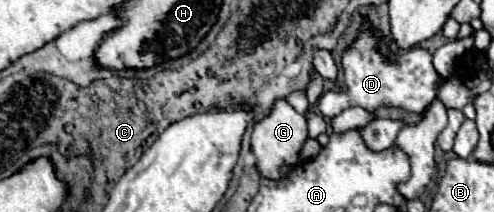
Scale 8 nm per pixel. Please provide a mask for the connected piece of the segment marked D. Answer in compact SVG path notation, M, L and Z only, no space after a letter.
M366 17L366 23L362 25L358 37L342 53L342 69L344 69L342 89L326 91L318 99L318 109L324 117L334 117L348 107L362 107L370 113L378 111L380 107L398 107L408 113L422 115L426 107L436 99L440 87L444 85L444 79L436 73L432 65L432 53L422 47L414 47L406 49L396 57L386 57L382 43L384 39L374 33Z

